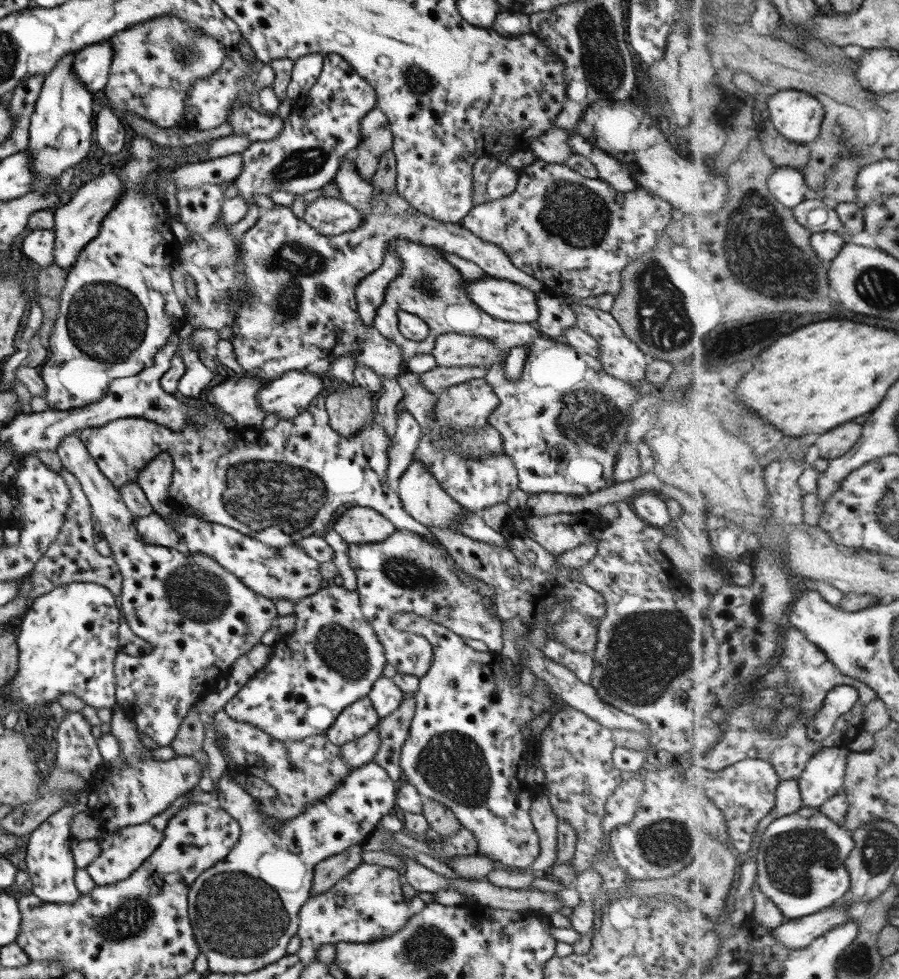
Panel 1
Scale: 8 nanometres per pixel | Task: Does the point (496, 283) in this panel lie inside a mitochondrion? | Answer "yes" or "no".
no

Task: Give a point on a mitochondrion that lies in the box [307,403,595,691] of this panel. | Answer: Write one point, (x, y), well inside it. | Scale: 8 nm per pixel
(342, 650)

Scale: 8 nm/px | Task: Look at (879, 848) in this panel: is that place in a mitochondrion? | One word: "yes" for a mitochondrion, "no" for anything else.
yes

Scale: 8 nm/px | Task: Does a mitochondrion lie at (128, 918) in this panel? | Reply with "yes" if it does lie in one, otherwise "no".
yes

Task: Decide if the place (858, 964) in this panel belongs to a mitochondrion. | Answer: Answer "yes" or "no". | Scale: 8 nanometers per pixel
yes

